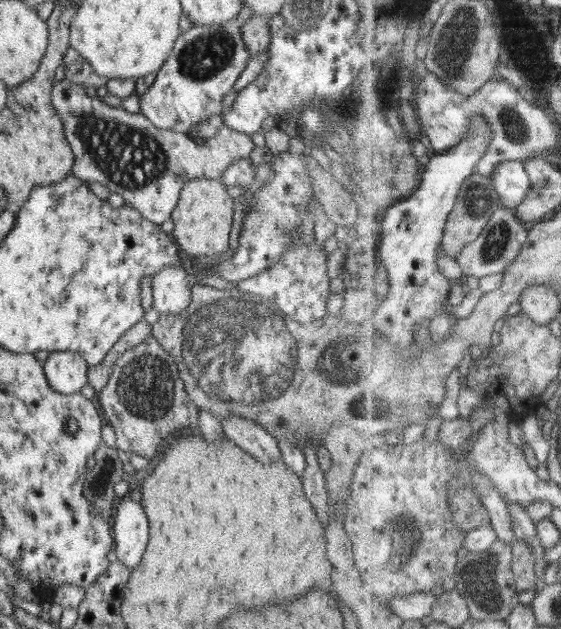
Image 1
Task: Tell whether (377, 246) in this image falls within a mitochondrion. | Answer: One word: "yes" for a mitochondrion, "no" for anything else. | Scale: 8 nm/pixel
no

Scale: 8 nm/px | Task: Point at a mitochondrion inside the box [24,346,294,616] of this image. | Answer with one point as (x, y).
(96, 488)

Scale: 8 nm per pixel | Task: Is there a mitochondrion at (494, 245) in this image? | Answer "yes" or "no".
yes

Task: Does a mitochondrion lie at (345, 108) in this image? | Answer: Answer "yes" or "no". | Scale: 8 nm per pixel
no

